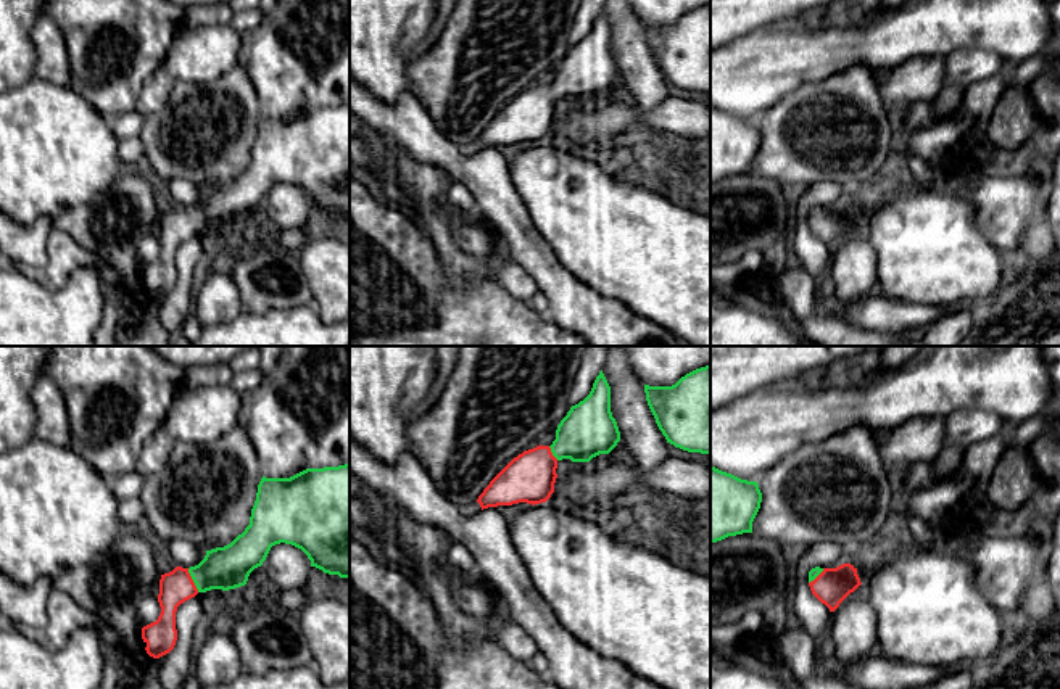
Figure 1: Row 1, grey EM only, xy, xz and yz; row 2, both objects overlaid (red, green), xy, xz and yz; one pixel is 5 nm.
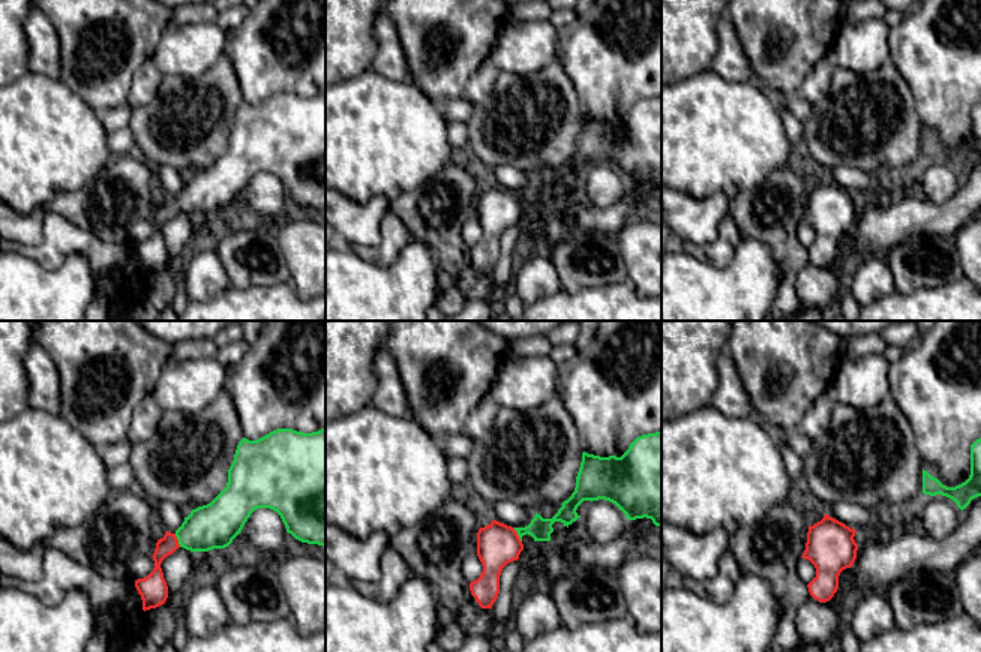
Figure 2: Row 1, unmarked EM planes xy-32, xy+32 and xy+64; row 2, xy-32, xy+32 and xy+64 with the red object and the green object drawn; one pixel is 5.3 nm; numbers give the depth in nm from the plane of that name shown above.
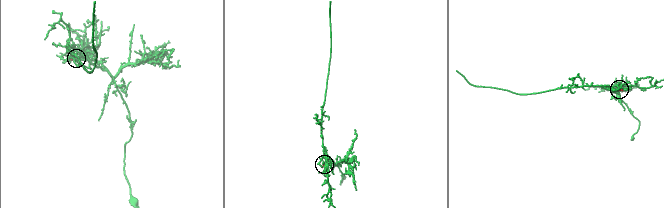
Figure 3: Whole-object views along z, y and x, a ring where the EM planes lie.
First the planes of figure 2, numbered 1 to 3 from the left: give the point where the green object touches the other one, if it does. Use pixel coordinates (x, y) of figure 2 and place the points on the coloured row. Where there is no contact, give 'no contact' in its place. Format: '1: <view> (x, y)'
1: xy-32 (177, 540)
2: xy+32 (518, 535)
3: no contact

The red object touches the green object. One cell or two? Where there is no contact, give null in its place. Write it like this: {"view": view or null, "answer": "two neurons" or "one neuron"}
{"view": "xy", "answer": "one neuron"}

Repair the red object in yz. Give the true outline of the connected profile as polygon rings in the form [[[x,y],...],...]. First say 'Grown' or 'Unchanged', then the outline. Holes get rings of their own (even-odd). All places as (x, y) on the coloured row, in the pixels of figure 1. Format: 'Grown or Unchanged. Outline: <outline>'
Grown. Outline: [[[843,563],[836,568],[815,567],[809,571],[809,586],[812,594],[834,612],[839,604],[860,586],[857,568]]]

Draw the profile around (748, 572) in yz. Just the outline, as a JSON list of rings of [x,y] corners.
[[[756,533],[710,543],[710,626],[739,621],[749,610],[767,610],[794,586],[781,544]]]

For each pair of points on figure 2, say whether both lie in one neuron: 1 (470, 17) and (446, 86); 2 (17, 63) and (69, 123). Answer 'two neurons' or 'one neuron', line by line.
1: one neuron
2: two neurons

